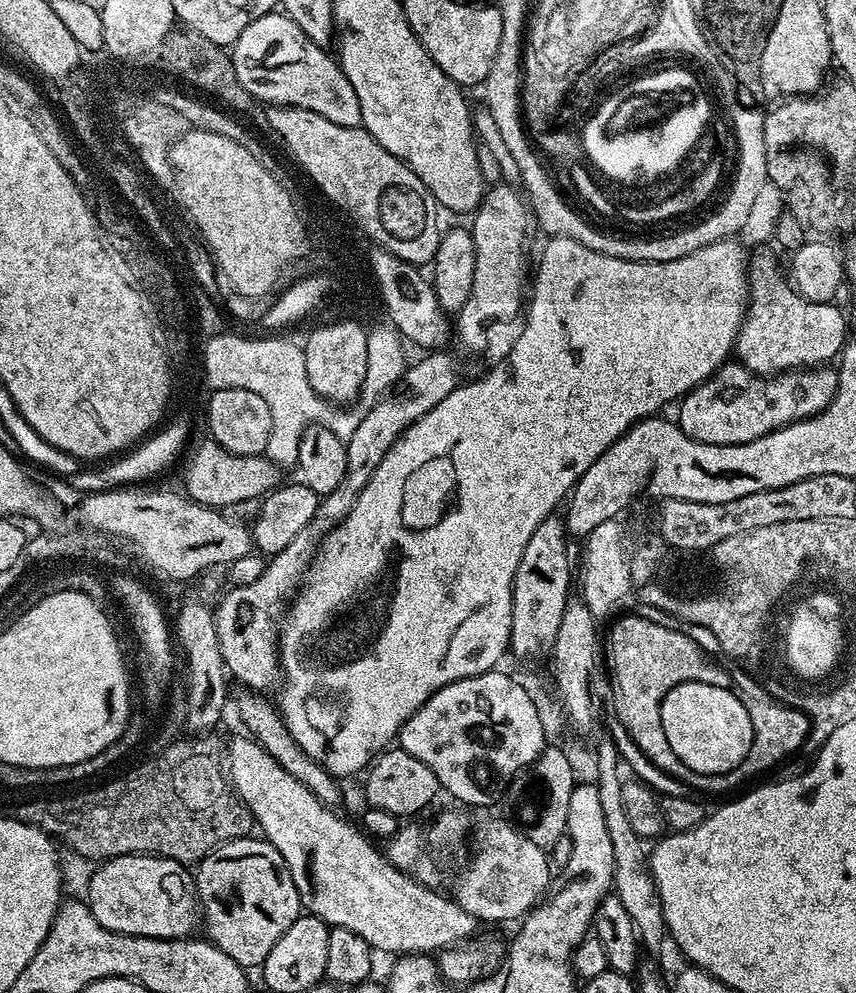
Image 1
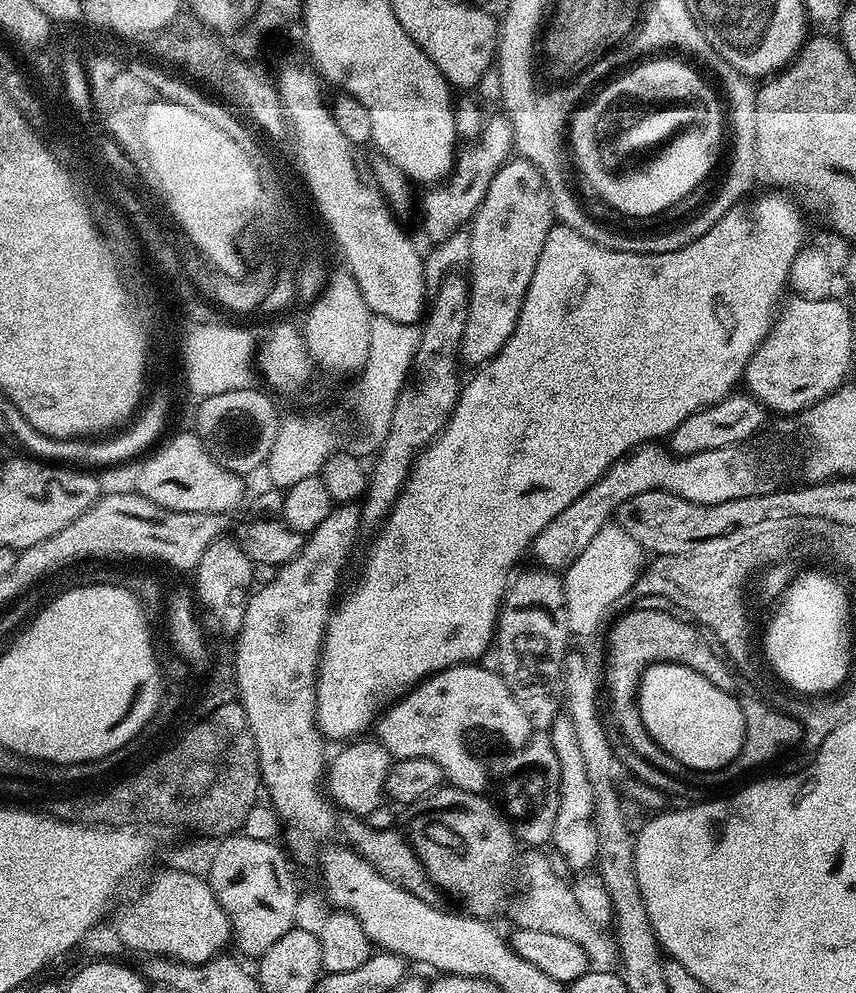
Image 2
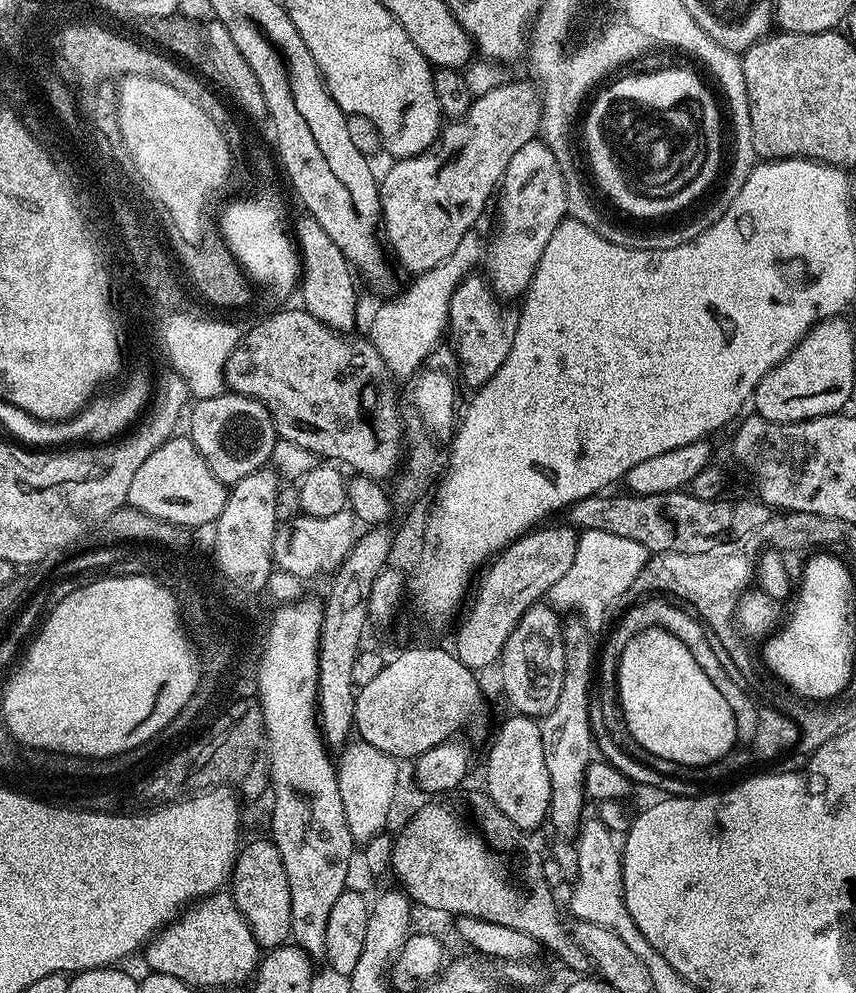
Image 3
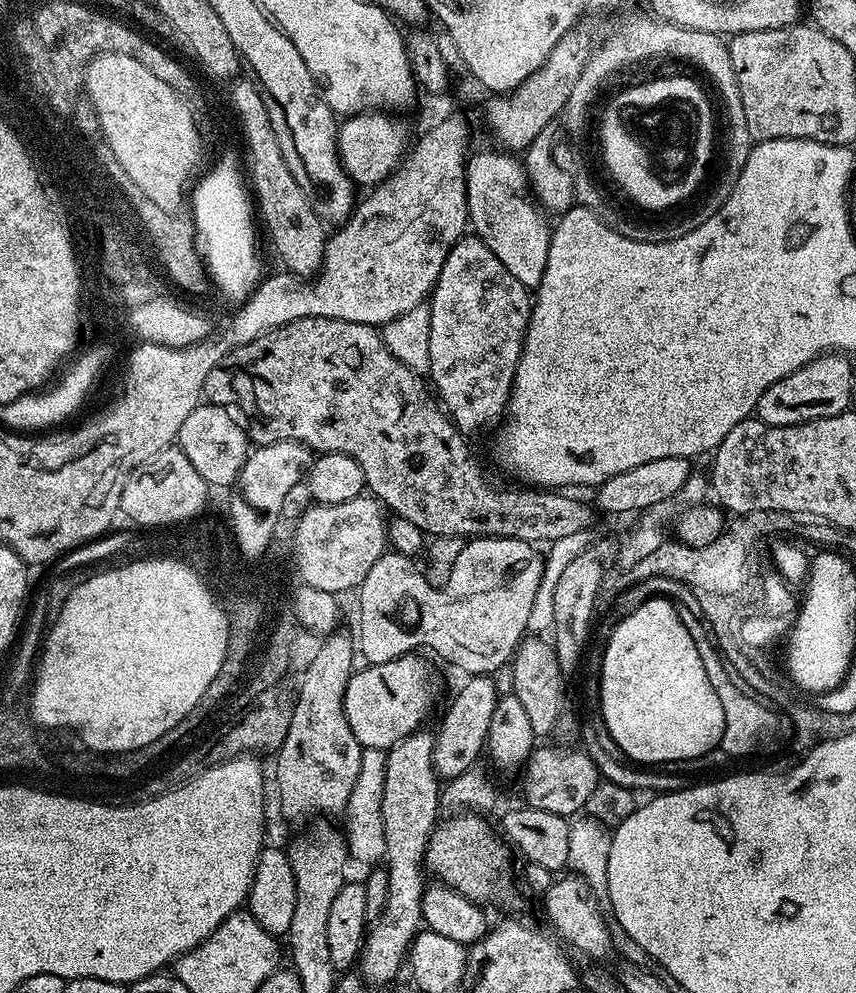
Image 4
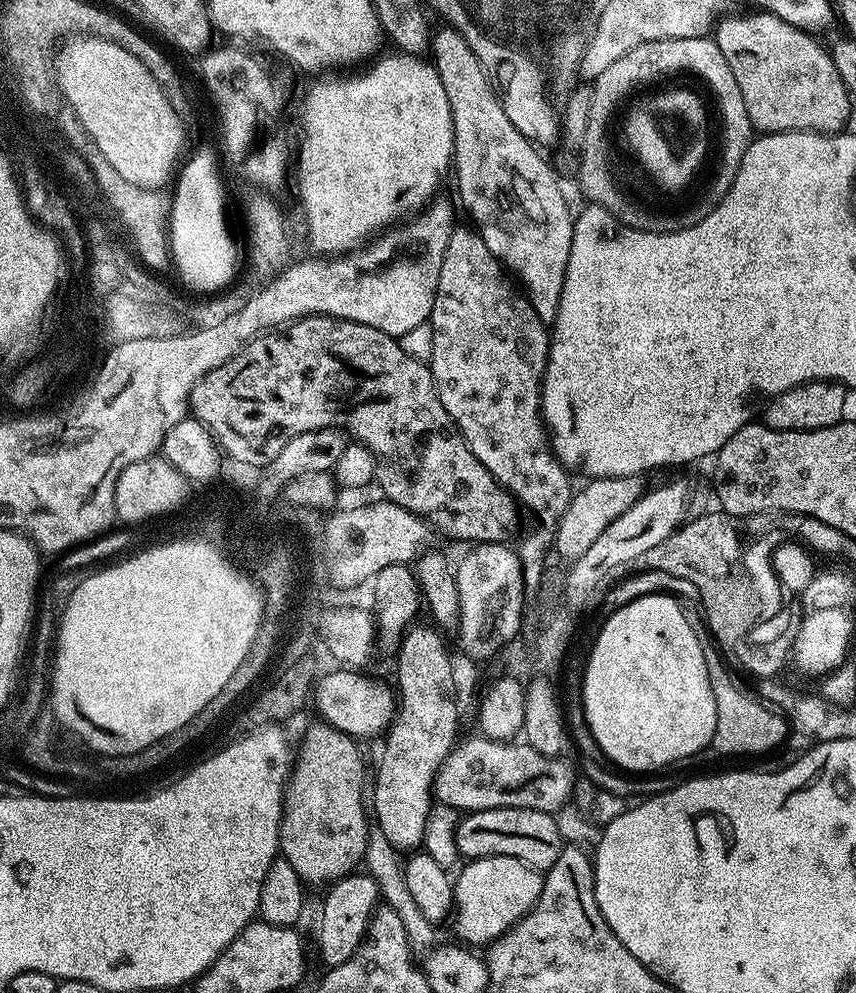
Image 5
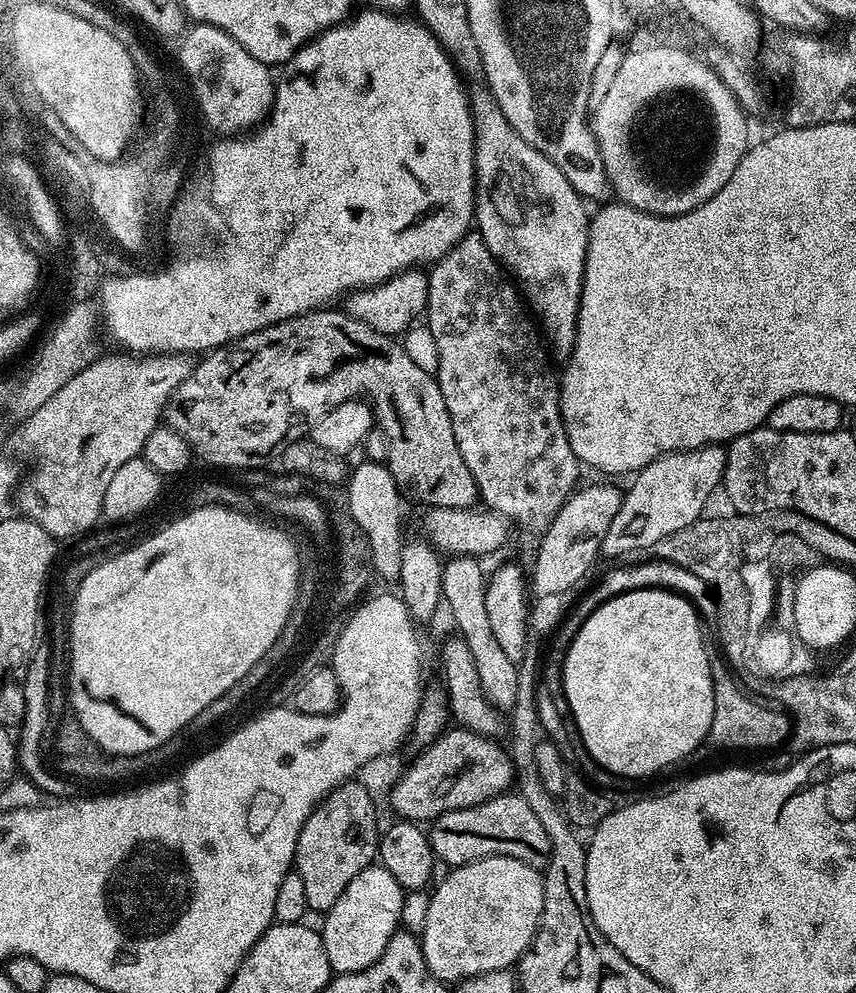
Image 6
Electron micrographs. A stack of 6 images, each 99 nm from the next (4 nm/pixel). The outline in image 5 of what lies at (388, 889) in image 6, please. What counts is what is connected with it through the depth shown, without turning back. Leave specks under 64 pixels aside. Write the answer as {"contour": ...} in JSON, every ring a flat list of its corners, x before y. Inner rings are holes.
{"contour":[[369,874,343,876,341,880,337,880,325,892,328,893,324,896,324,909,320,912,320,929,316,932,316,944,320,947,321,958,327,961,327,965,331,966,346,962,356,953,356,947,364,941,364,936,368,932,368,924,378,907,378,901,381,899,381,895,375,878]]}

